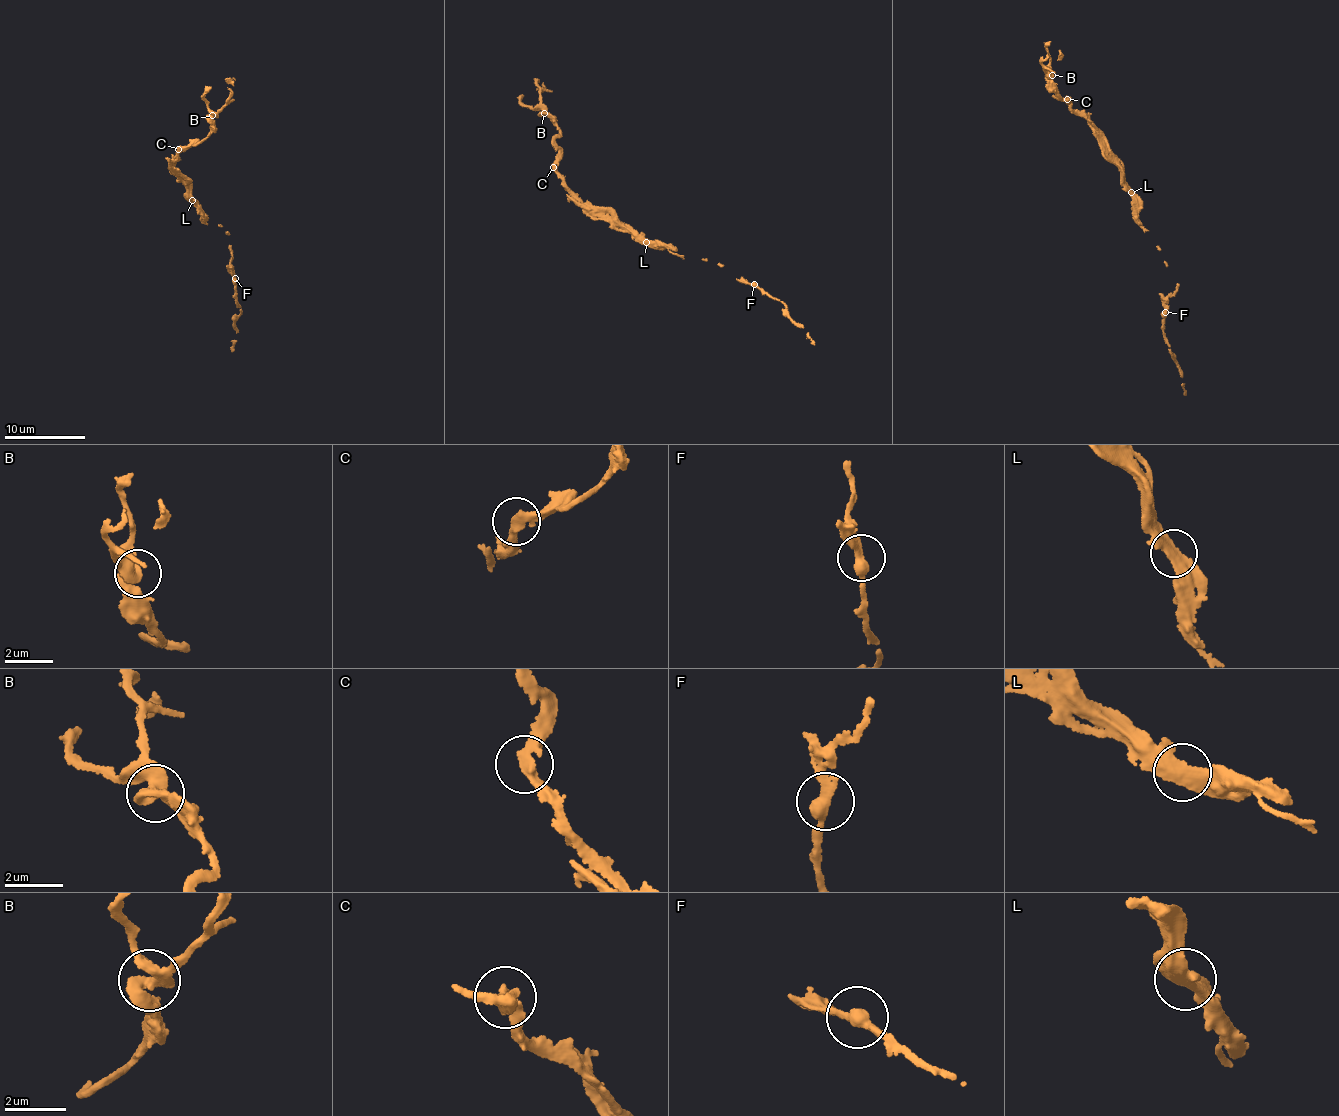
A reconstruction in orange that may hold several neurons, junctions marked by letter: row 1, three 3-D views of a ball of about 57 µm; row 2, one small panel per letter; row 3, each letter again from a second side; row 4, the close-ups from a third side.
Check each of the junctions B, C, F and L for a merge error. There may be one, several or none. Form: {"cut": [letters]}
{"cut": ["L"]}

